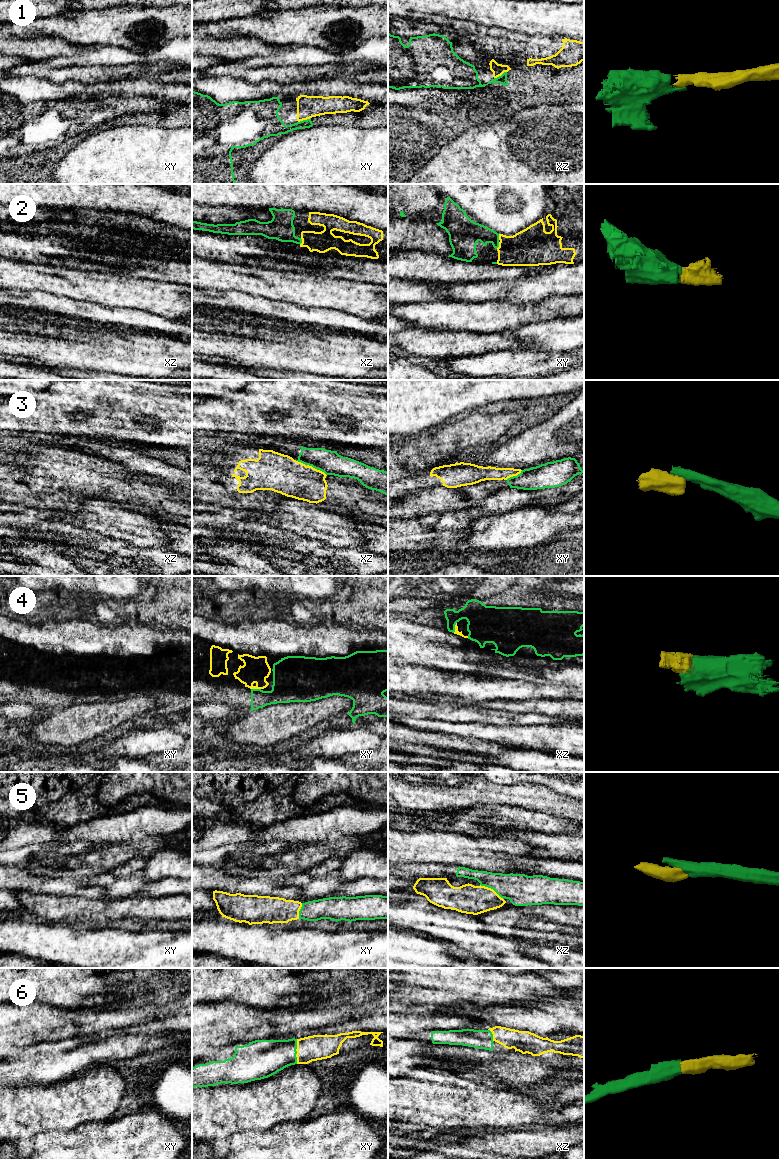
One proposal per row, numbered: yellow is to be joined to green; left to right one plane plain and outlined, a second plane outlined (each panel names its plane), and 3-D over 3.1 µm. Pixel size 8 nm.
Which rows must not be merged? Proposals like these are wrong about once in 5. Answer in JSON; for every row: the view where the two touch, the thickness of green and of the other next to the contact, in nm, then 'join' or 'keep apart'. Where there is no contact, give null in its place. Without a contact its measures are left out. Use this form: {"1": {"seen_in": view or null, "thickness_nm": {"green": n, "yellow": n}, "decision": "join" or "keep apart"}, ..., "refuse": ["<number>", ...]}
{"1": {"seen_in": "xy", "thickness_nm": {"green": 160, "yellow": 180}, "decision": "join"}, "2": {"seen_in": "xy", "thickness_nm": {"green": 190, "yellow": 300}, "decision": "join"}, "3": {"seen_in": "xz", "thickness_nm": {"green": 190, "yellow": 300}, "decision": "keep apart"}, "4": {"seen_in": "xz", "thickness_nm": {"green": 280, "yellow": 40}, "decision": "join"}, "5": {"seen_in": "xz", "thickness_nm": {"green": 260, "yellow": 240}, "decision": "join"}, "6": {"seen_in": "xy", "thickness_nm": {"green": 280, "yellow": 200}, "decision": "join"}, "refuse": ["3"]}

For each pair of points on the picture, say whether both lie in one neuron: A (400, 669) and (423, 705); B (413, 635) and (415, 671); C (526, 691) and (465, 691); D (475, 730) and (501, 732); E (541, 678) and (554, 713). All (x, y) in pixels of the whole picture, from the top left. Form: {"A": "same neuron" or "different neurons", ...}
{"A": "different neurons", "B": "different neurons", "C": "same neuron", "D": "same neuron", "E": "different neurons"}

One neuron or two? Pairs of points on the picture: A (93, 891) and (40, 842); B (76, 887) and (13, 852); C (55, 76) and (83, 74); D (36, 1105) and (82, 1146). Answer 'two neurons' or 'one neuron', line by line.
A: two neurons
B: two neurons
C: one neuron
D: two neurons

